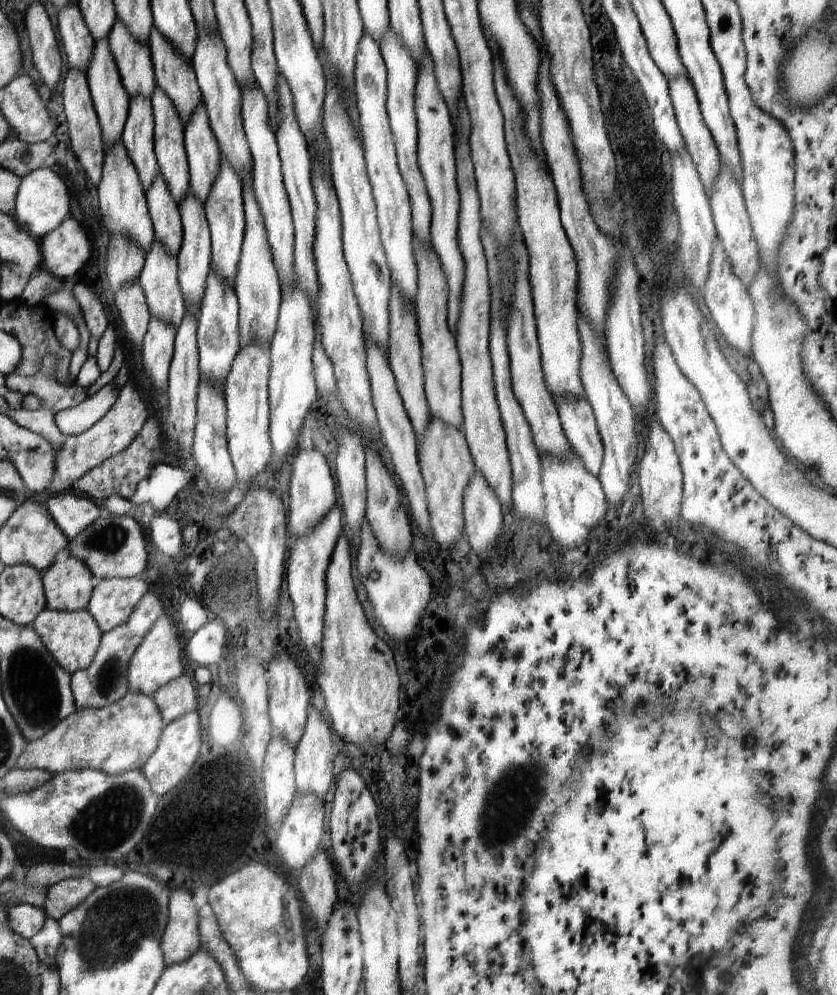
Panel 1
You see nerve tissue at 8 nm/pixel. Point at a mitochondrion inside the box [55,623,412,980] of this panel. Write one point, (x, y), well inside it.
(116, 928)

